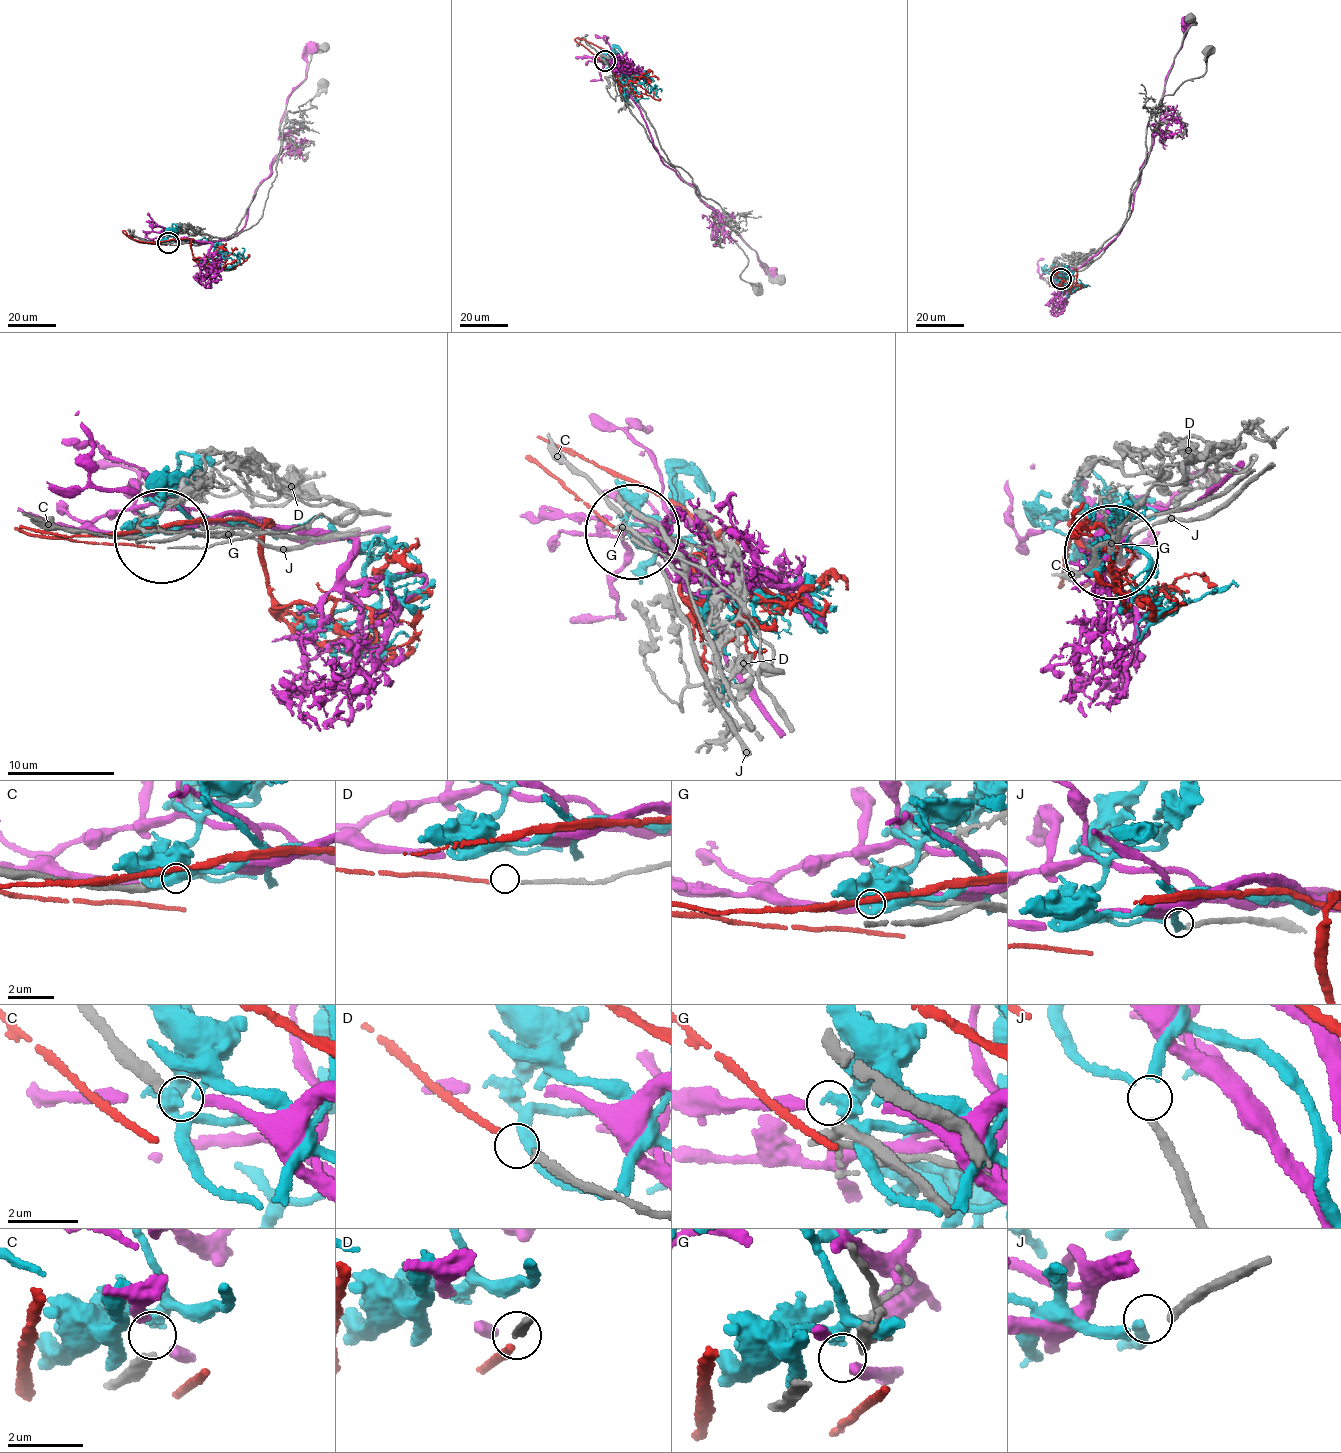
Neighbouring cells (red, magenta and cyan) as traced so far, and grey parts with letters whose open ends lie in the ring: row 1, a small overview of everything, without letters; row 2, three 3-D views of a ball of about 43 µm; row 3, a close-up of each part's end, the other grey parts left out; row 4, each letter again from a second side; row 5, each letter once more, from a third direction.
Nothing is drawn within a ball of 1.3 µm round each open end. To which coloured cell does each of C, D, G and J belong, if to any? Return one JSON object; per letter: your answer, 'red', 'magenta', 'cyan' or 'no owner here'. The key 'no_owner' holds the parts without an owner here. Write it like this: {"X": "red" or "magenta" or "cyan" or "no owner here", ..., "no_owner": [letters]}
{"C": "magenta", "D": "red", "G": "no owner here", "J": "cyan", "no_owner": ["G"]}

